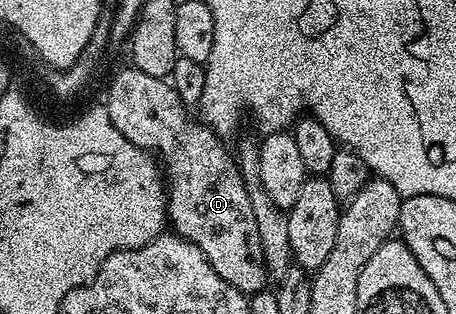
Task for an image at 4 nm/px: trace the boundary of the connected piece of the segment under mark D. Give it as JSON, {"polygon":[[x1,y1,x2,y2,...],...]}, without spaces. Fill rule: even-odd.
{"polygon":[[133,67,125,68,111,79,110,90,104,98,108,119,112,119,112,127,116,127,116,131,120,131,120,135,124,135,128,143,147,151,159,149,160,152,166,153,166,165,164,161,164,169,168,174,166,211,173,232,196,243,196,247,204,251,208,263,212,263,216,275,220,275,220,279,224,279,240,292,249,295,267,288,268,276,260,232,256,227,256,216,252,213,251,200,248,199,244,179,231,150,229,153,222,146,225,145,223,138,213,133,209,125,199,123,197,120,194,122,186,114,189,113,187,106,183,105,180,95,176,95,169,80,156,75,144,75,144,71]]}

